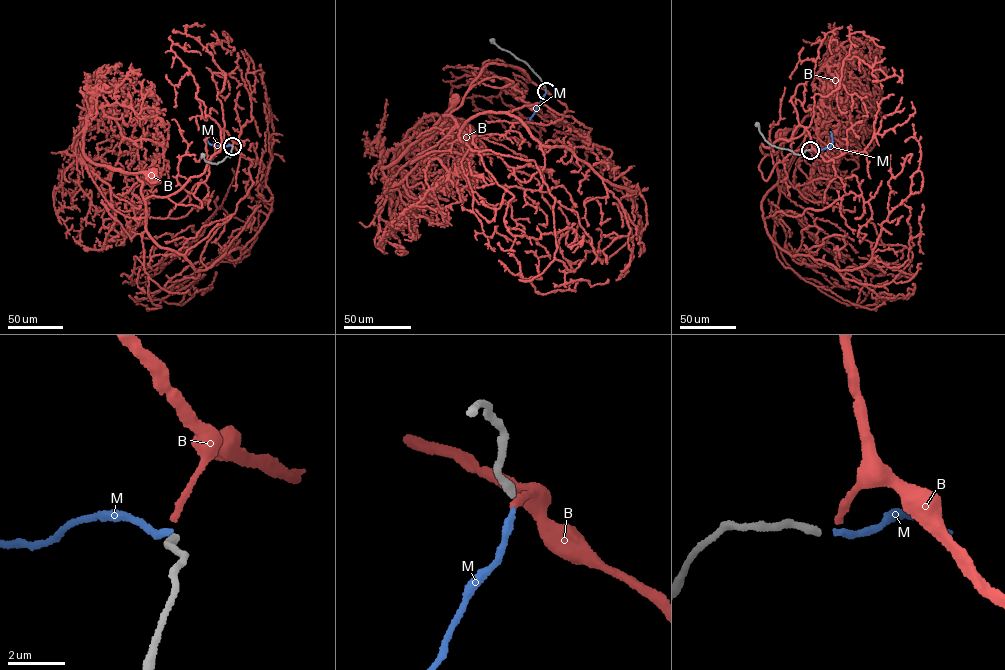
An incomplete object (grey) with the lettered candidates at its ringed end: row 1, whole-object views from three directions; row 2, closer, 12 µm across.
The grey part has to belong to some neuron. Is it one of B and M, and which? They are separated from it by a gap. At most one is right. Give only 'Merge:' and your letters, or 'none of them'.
Merge: M

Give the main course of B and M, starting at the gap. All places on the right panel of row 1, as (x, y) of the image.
B: (810, 150), (805, 128), (789, 140), (762, 143), (762, 153), (777, 152), (796, 128), (782, 136)
M: (810, 150), (829, 147), (832, 142), (830, 131)

